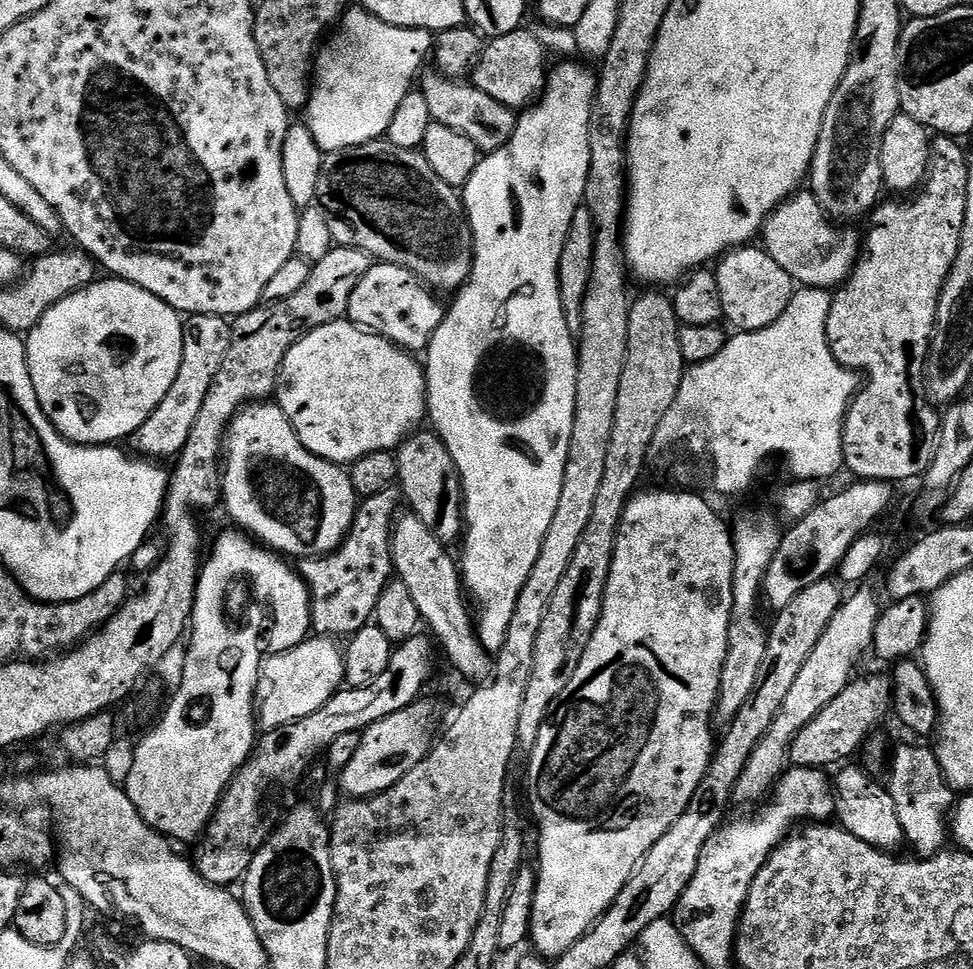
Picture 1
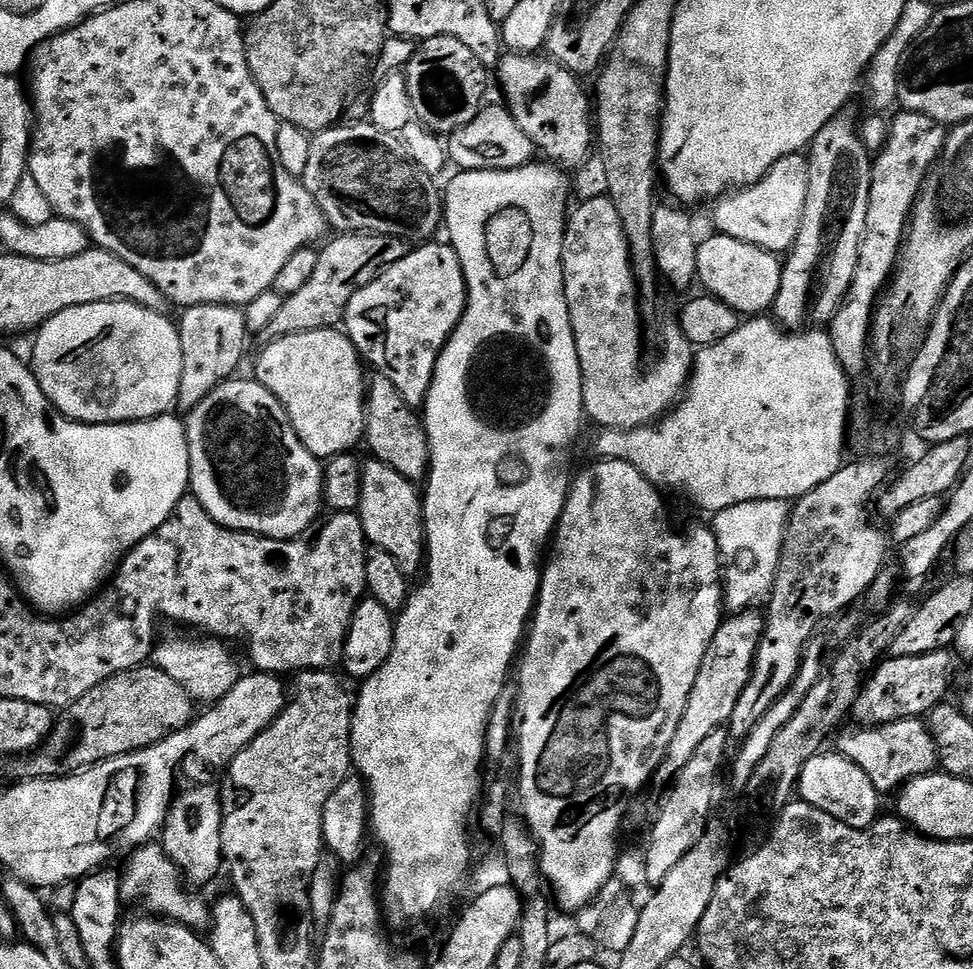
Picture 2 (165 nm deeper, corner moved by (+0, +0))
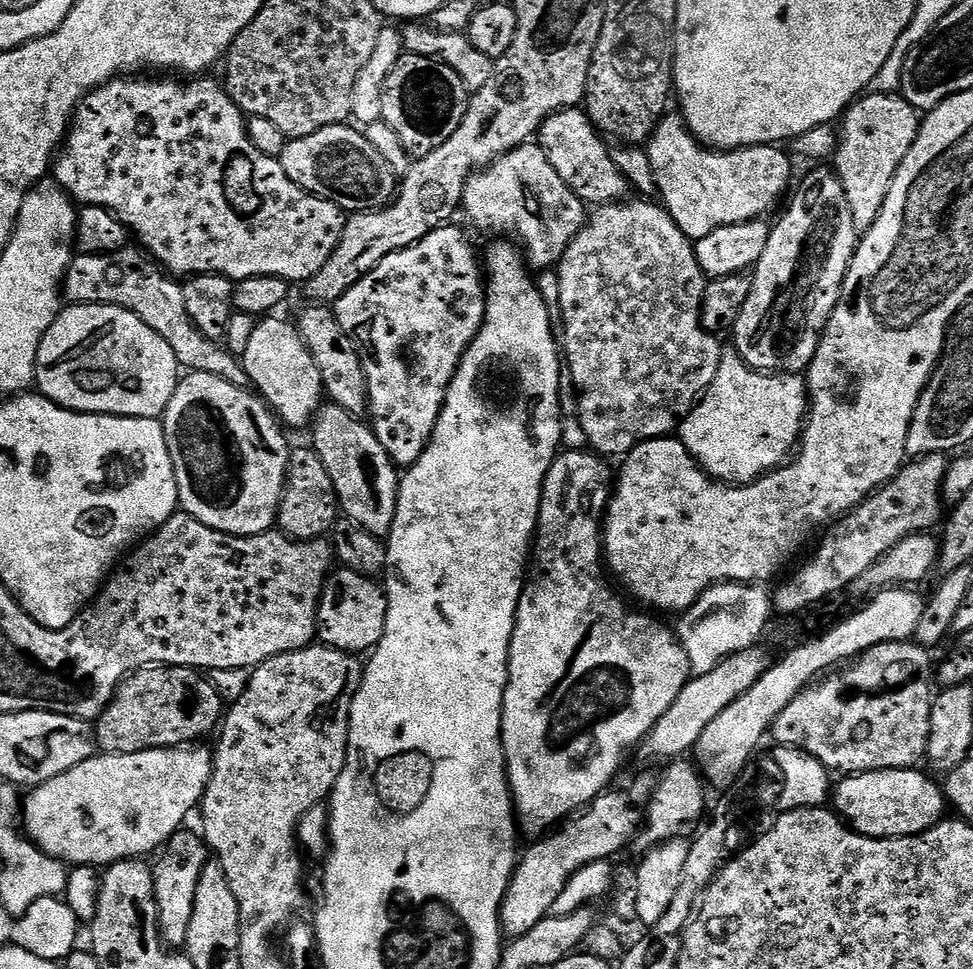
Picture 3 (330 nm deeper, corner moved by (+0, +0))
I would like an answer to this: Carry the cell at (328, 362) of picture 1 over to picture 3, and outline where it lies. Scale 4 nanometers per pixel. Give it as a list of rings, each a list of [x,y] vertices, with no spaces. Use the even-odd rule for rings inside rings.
[[[264,318],[257,323],[254,334],[250,337],[250,346],[246,346],[246,350],[244,351],[242,363],[251,387],[259,393],[264,403],[272,409],[273,413],[289,429],[291,429],[290,427],[305,427],[304,429],[307,429],[315,421],[316,413],[320,411],[322,401],[326,396],[322,374],[306,342],[300,336],[299,327],[295,323],[287,324],[284,320],[272,319],[276,318]]]

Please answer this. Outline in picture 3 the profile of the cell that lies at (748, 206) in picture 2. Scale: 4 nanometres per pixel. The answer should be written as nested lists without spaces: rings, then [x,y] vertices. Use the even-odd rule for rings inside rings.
[[[665,115],[660,121],[646,145],[646,151],[650,158],[650,166],[654,166],[656,190],[662,206],[670,214],[670,218],[678,222],[682,234],[686,234],[695,242],[706,238],[706,234],[722,226],[765,217],[765,213],[779,202],[780,195],[787,190],[788,183],[792,180],[793,157],[787,151],[784,153],[783,147],[770,144],[756,144],[753,148],[713,150],[701,144],[688,131],[683,115],[672,115]]]

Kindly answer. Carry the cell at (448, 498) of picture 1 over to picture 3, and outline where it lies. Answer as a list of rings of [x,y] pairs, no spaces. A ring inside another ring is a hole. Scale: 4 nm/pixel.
[[[308,306],[298,319],[300,336],[306,342],[324,382],[327,399],[353,414],[364,414],[368,406],[368,375],[358,345],[336,321],[336,313],[328,306]]]

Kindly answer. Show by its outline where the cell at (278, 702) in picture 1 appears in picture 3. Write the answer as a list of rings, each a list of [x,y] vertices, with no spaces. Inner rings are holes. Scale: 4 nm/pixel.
[[[181,746],[179,748],[155,748],[154,750],[142,750],[134,754],[97,754],[74,766],[74,770],[66,770],[66,774],[58,774],[58,778],[50,778],[50,782],[39,784],[31,789],[22,800],[22,828],[28,831],[28,836],[33,840],[35,847],[44,852],[53,860],[63,862],[68,866],[91,865],[107,866],[116,863],[117,860],[131,860],[133,858],[147,857],[147,852],[155,853],[163,849],[169,838],[185,827],[184,819],[197,811],[198,805],[204,799],[204,791],[210,782],[212,773],[213,749],[200,748],[204,746]]]

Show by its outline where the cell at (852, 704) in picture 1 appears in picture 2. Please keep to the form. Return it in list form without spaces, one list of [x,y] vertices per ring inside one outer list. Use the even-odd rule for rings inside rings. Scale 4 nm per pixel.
[[[943,648],[910,658],[892,656],[881,659],[863,681],[850,713],[851,719],[856,719],[853,721],[860,726],[875,726],[927,717],[929,712],[949,699],[952,675],[956,672],[956,660],[952,654],[949,649]]]

